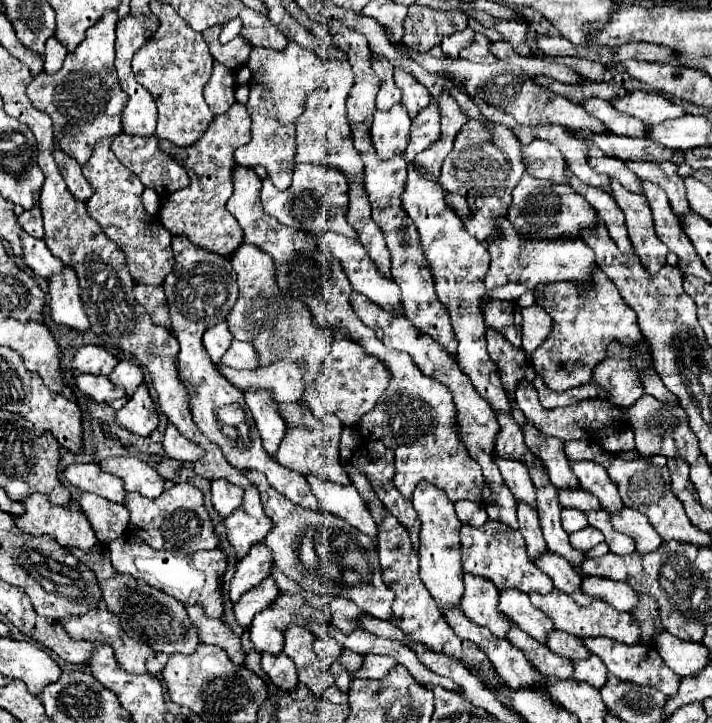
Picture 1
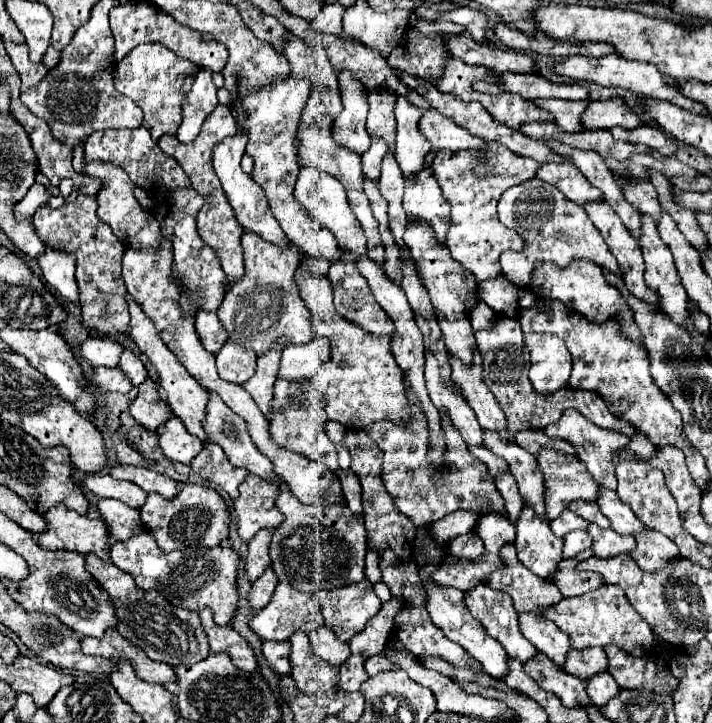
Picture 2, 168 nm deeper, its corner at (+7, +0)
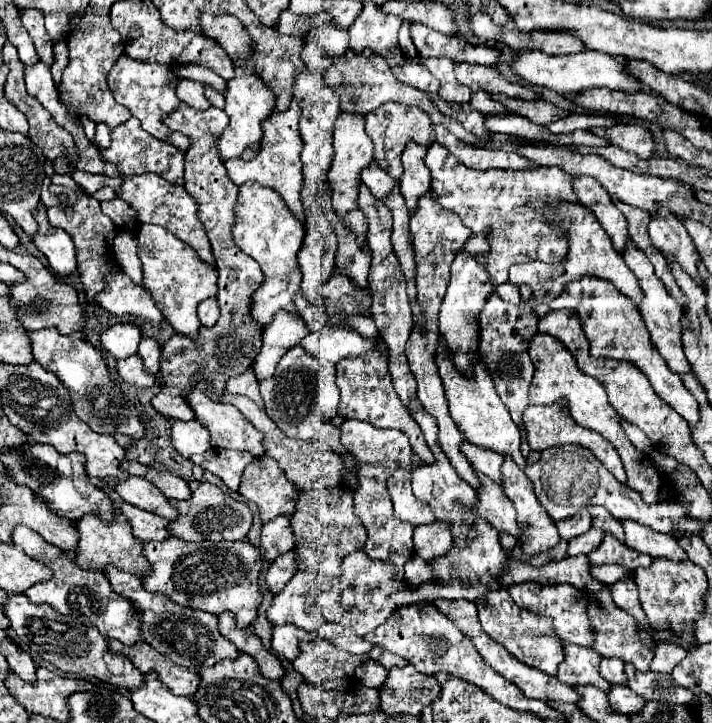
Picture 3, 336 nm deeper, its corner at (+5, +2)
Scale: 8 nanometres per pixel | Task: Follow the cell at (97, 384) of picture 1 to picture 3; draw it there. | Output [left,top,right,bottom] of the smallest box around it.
[117,356,157,388]

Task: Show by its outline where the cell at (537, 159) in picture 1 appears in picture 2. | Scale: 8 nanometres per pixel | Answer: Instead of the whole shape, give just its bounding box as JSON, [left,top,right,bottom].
[537,164,603,206]

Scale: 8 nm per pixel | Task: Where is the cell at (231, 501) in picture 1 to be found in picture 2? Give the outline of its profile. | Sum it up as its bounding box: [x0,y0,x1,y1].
[189,444,247,500]

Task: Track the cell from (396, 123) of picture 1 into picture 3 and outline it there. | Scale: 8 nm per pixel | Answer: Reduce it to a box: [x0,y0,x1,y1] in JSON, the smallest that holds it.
[361,162,397,198]

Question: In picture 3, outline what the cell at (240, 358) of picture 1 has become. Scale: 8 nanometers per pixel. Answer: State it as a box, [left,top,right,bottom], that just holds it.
[225,366,263,408]

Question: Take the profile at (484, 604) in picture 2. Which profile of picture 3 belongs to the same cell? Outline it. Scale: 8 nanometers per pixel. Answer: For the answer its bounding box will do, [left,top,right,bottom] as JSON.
[479,588,565,676]

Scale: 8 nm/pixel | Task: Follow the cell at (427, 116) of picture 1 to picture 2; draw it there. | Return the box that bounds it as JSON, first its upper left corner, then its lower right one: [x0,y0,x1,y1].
[419,110,487,152]

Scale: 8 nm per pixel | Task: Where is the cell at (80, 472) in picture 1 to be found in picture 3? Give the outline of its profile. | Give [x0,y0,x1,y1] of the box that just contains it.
[115,476,177,520]

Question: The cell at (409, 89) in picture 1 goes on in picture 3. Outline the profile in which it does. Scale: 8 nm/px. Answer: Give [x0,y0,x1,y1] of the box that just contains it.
[399,140,431,214]

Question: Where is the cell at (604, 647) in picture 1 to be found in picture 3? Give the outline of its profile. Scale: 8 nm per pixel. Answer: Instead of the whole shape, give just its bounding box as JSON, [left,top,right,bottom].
[625,664,693,706]

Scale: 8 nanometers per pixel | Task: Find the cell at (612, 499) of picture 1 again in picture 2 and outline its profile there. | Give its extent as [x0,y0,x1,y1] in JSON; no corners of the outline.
[597,488,645,536]

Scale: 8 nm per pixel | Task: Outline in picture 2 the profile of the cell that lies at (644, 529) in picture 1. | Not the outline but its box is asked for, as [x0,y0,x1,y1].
[631,530,681,574]

